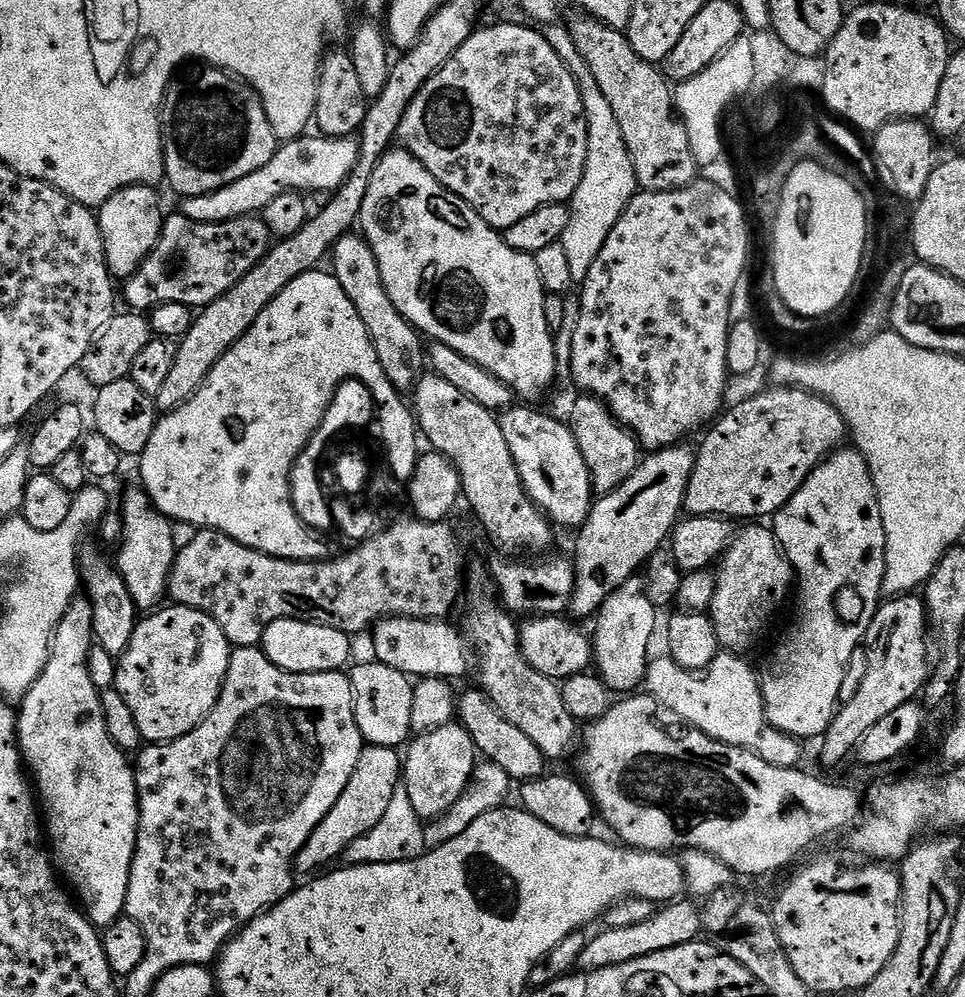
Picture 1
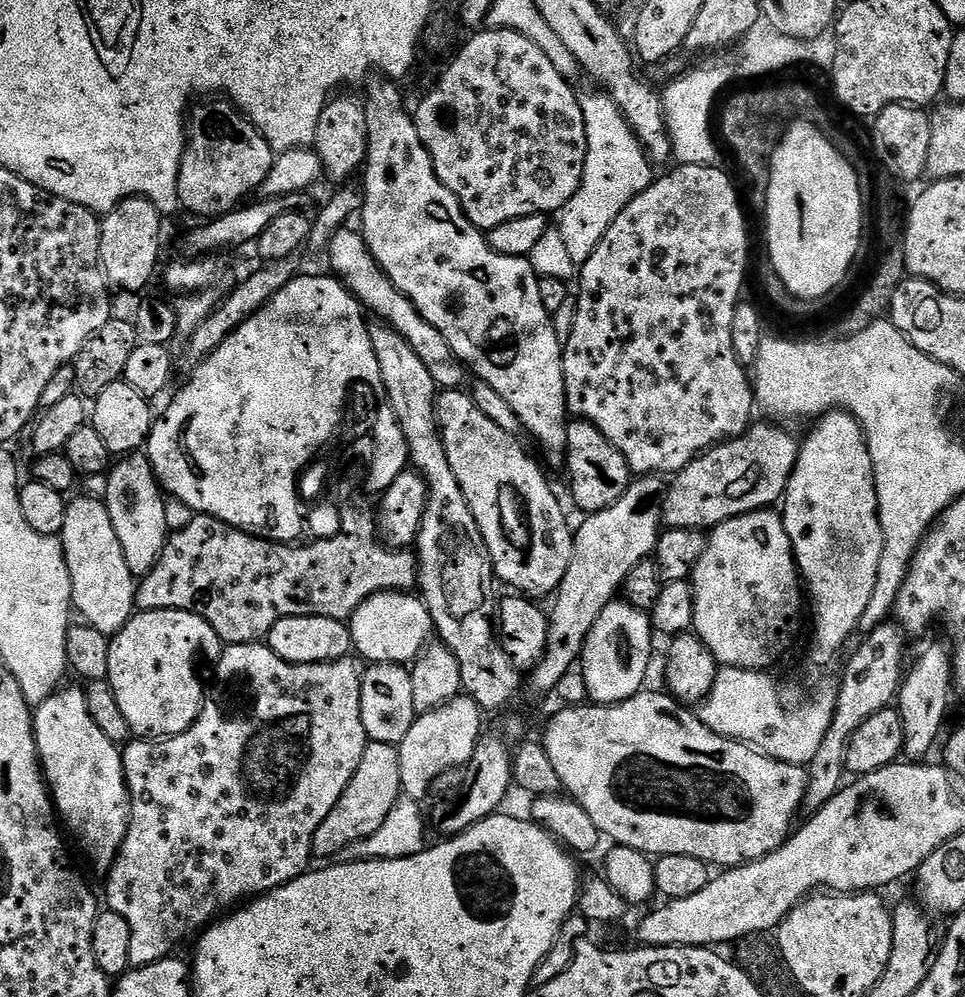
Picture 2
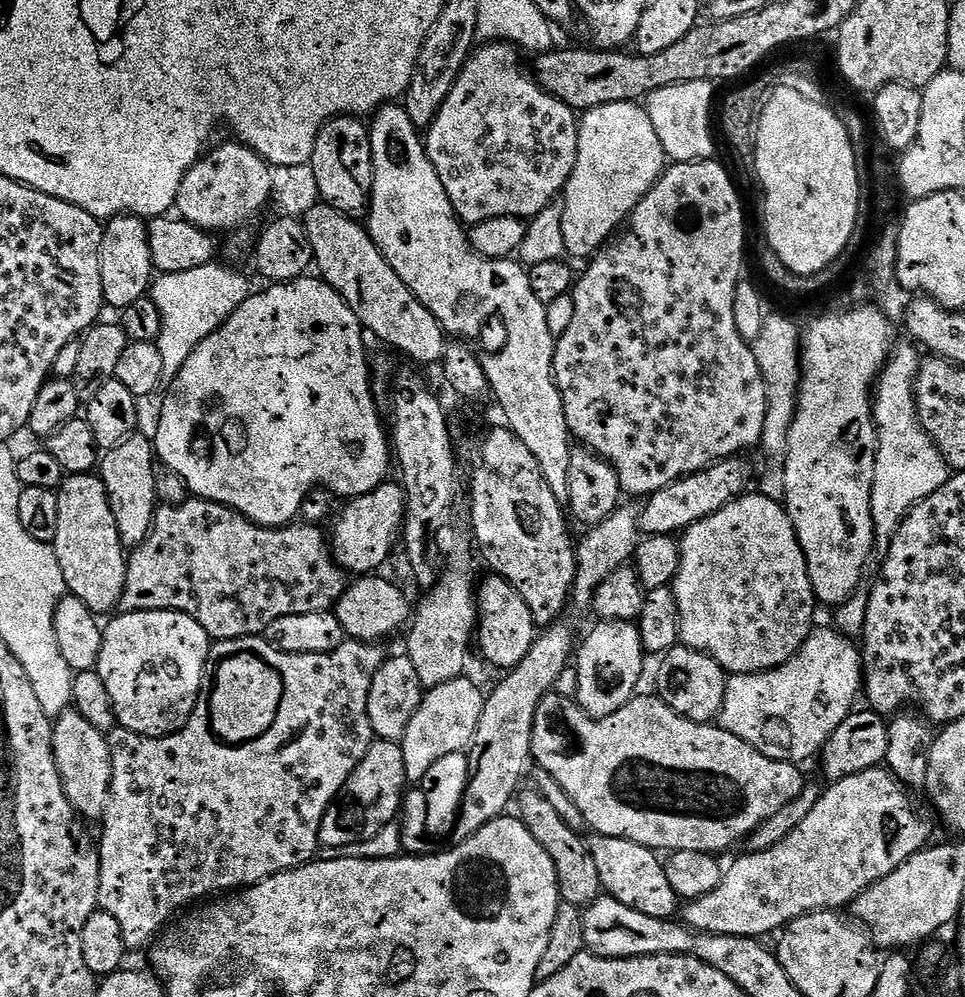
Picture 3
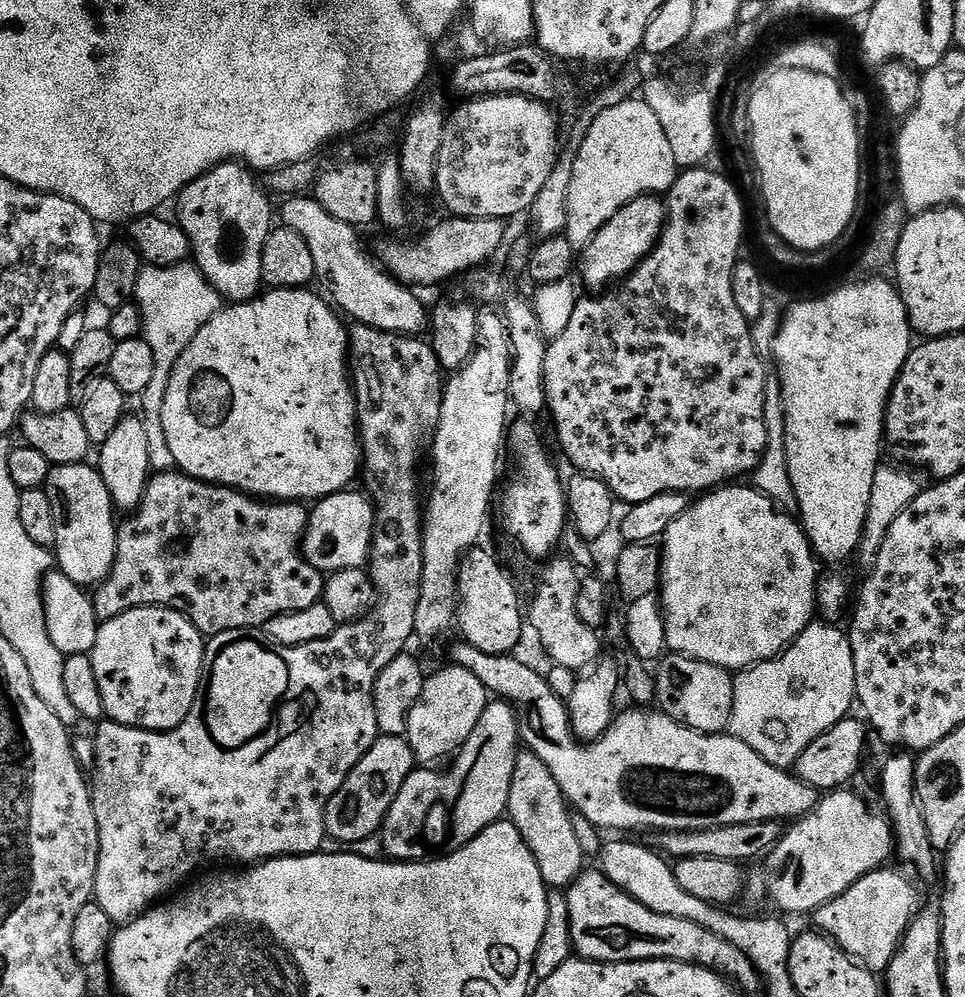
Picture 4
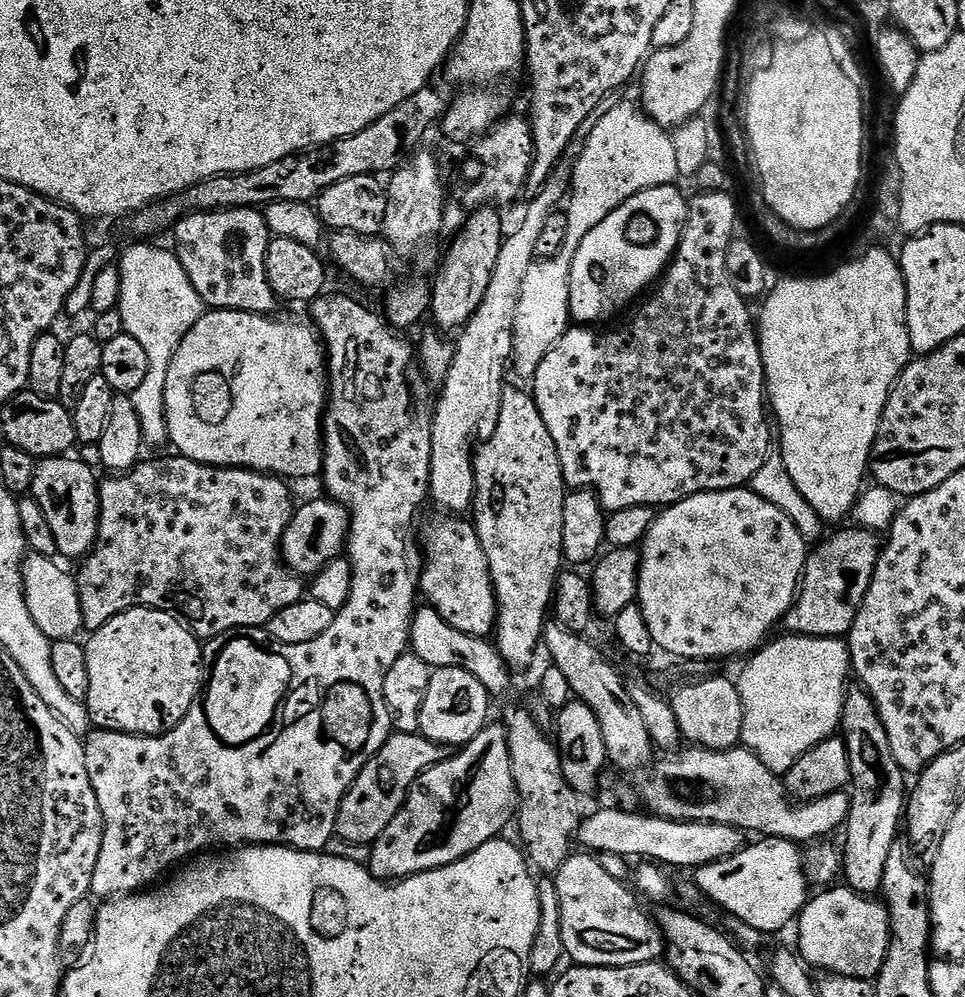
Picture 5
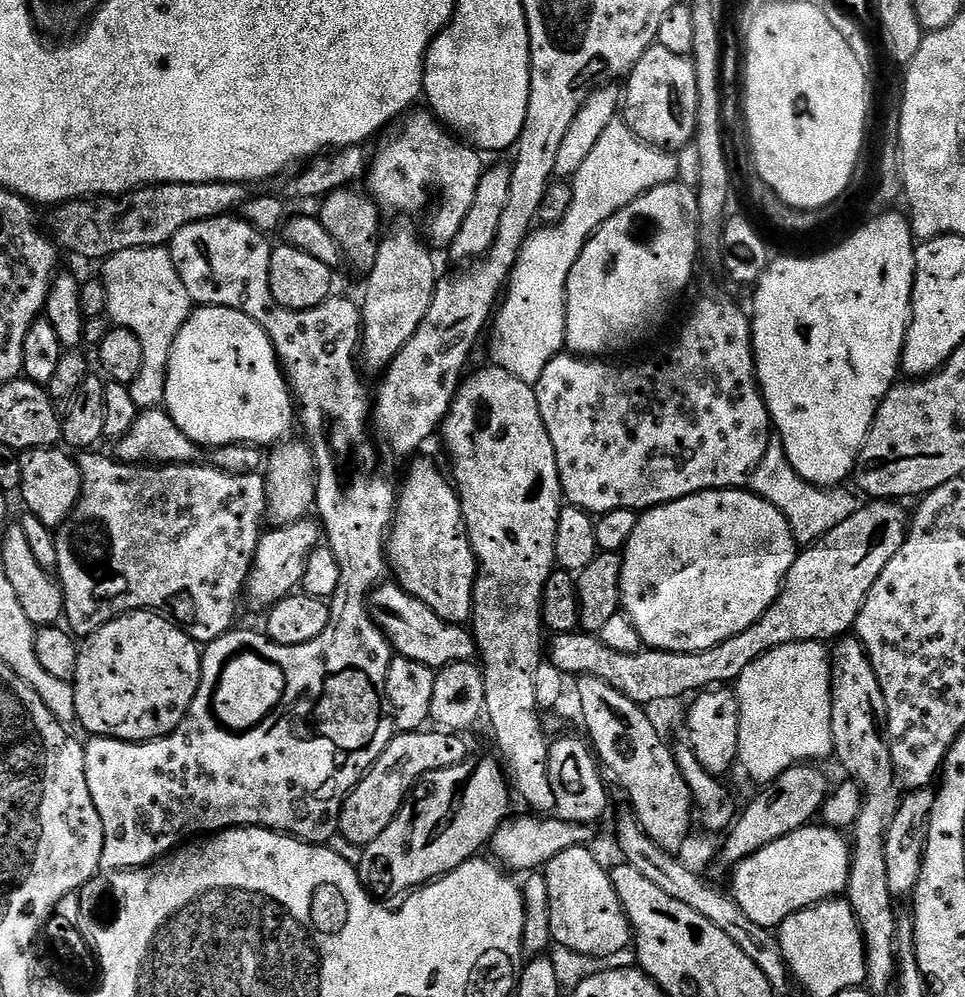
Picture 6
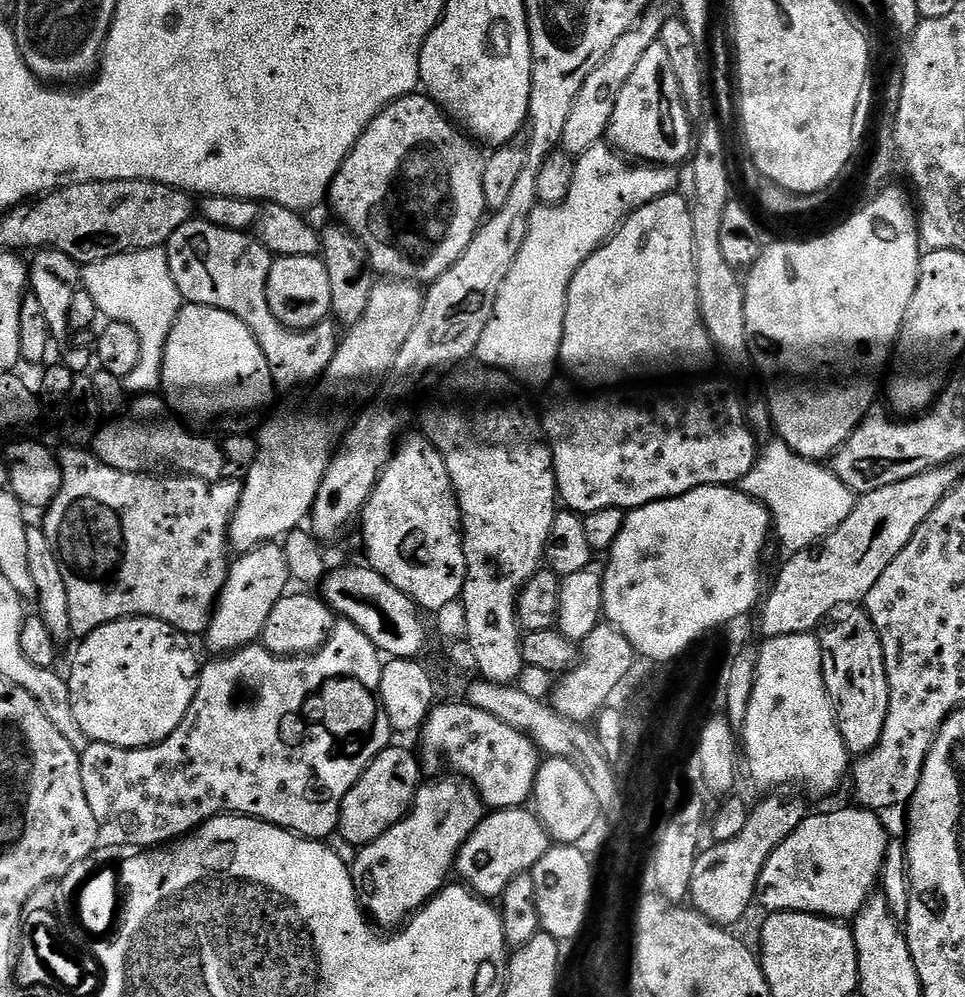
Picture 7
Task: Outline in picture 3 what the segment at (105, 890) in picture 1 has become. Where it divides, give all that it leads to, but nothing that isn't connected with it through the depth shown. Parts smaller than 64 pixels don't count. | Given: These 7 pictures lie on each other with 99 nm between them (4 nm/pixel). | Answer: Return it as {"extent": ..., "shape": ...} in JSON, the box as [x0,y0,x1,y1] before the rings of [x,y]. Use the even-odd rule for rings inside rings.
{"extent":[52,710,112,821],"shape":[[[69,710],[55,717],[52,749],[68,800],[85,821],[99,821],[108,806],[112,781],[112,763],[107,735],[94,730],[94,726],[90,726],[90,722],[82,718],[82,714]]]}

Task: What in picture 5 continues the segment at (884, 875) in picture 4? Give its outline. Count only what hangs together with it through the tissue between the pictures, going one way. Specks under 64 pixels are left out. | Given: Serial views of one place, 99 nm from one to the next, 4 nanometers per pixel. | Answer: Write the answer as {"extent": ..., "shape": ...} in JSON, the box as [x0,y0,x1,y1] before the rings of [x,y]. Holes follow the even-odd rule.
{"extent":[795,886,892,981],"shape":[[[828,886],[804,905],[795,925],[800,935],[798,955],[809,969],[825,968],[833,976],[853,976],[875,981],[888,953],[888,938],[892,935],[888,921],[888,906],[871,895],[856,892],[847,886]]]}

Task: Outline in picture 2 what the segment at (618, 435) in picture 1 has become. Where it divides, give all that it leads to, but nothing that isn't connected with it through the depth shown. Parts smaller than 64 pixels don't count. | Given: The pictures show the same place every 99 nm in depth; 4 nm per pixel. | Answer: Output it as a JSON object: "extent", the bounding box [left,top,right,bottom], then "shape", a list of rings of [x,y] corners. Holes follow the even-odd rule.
{"extent":[566,418,634,513],"shape":[[[576,418],[568,425],[568,451],[566,453],[566,469],[572,478],[572,500],[581,508],[581,513],[601,512],[622,494],[626,494],[634,474],[624,455],[589,420]]]}

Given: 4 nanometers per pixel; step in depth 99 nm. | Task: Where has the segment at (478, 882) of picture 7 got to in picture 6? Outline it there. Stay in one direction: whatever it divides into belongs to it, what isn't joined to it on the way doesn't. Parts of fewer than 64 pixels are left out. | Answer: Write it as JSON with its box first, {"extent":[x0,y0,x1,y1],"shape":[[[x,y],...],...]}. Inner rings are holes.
{"extent":[490,814,594,874],"shape":[[[536,814],[527,815],[513,815],[505,820],[503,824],[498,826],[498,830],[490,841],[490,849],[492,848],[493,852],[491,855],[509,873],[528,874],[533,870],[543,869],[548,861],[554,859],[558,854],[562,854],[562,850],[583,848],[593,843],[591,840],[594,828],[591,824],[575,824],[559,818],[541,818]]]}

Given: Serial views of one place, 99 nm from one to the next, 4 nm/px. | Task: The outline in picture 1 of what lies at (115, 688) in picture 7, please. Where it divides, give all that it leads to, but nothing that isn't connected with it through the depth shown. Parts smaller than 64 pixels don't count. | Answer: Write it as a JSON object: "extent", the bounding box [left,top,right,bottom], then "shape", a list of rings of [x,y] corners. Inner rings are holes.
{"extent":[115,606,233,744],"shape":[[[164,606],[145,615],[137,623],[126,650],[118,658],[115,687],[130,706],[134,722],[148,744],[169,744],[171,740],[190,734],[214,710],[230,666],[233,649],[226,634],[206,614],[193,608]]]}

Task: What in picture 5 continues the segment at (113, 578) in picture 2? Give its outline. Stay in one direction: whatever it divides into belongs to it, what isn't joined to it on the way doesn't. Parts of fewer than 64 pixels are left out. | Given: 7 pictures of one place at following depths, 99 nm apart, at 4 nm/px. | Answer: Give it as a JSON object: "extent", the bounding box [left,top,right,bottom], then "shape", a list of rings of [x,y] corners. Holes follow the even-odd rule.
{"extent":[30,455,100,561],"shape":[[[71,455],[41,459],[36,466],[30,496],[38,502],[38,506],[42,506],[42,514],[46,514],[50,530],[54,530],[57,553],[79,561],[96,544],[100,525],[100,486],[98,476],[92,473],[90,465],[72,459]]]}

